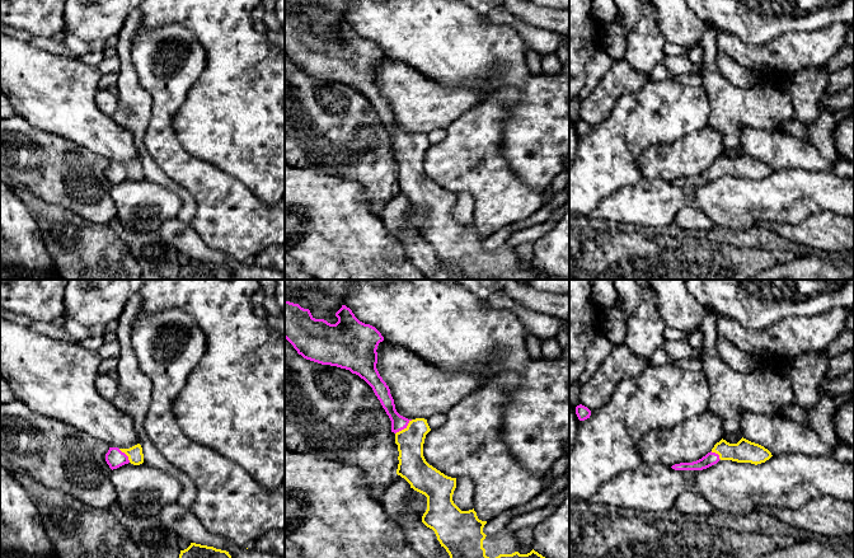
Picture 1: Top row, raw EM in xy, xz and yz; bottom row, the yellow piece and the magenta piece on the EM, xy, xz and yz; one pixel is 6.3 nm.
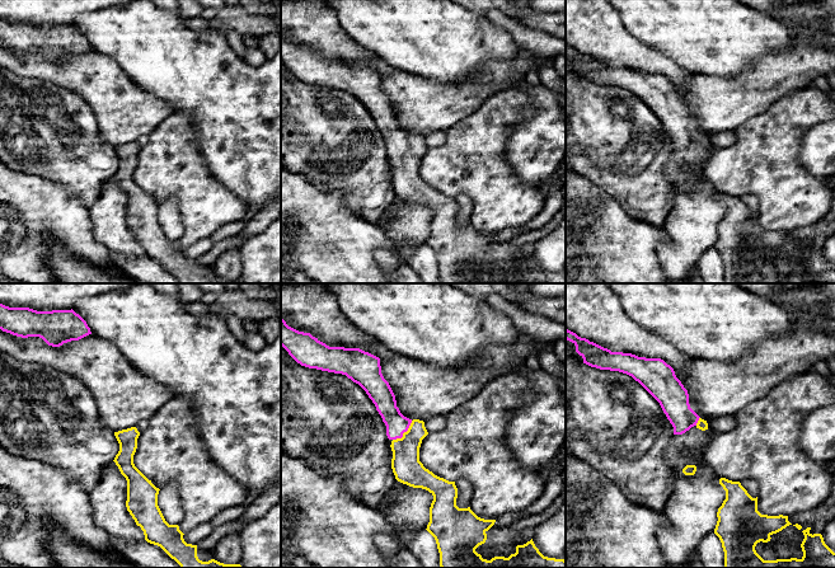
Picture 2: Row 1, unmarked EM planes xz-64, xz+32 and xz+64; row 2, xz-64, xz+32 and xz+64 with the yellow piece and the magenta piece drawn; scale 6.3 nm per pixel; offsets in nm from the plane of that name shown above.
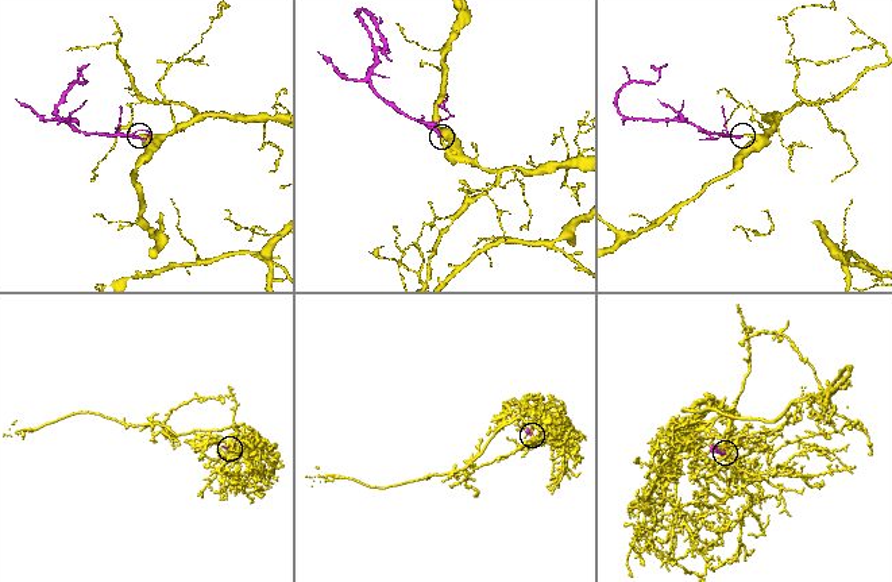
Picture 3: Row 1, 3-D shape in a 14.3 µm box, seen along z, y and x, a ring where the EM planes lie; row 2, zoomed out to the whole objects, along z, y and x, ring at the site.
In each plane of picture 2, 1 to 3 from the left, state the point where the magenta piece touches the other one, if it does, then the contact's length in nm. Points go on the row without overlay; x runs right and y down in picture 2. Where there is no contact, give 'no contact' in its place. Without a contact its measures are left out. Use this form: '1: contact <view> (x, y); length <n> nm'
1: no contact
2: contact xz+32 (403, 149); length 180 nm
3: contact xz+64 (698, 136); length 60 nm

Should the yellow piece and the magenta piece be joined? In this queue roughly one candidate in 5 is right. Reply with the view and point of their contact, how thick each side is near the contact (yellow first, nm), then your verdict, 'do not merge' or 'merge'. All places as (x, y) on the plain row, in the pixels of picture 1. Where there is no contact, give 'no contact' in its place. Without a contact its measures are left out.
contact xz (404, 144); calibres 180 and 100 nm; merge

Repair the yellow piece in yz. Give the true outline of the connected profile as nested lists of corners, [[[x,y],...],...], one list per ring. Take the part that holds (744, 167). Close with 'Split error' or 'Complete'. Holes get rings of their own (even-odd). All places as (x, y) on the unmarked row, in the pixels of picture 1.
[[[743,153],[737,159],[729,159],[722,154],[714,160],[712,167],[702,174],[693,178],[675,179],[671,183],[675,186],[703,186],[717,179],[719,175],[732,175],[757,180],[765,178],[771,172],[773,170],[768,164]]]. Split error

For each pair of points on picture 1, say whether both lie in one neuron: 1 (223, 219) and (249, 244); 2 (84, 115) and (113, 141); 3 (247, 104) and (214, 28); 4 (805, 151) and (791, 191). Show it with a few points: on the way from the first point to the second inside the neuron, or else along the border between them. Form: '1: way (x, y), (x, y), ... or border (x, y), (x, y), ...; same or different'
1: way (229, 224), (243, 238); same
2: way (87, 123), (104, 136); same
3: way (247, 85), (245, 73), (233, 47); same
4: border (773, 169), (803, 168), (827, 172); different

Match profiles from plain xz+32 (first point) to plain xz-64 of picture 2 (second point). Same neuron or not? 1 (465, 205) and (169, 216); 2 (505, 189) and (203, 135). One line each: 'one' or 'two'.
1: one
2: two

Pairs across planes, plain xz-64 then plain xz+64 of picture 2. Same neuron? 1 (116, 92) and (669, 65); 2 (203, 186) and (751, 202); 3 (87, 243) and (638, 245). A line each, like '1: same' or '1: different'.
1: different
2: different
3: same

